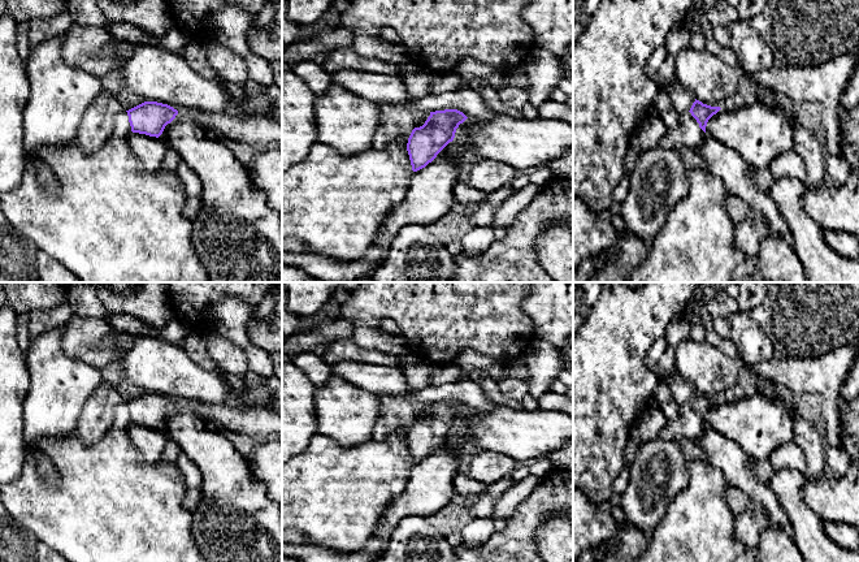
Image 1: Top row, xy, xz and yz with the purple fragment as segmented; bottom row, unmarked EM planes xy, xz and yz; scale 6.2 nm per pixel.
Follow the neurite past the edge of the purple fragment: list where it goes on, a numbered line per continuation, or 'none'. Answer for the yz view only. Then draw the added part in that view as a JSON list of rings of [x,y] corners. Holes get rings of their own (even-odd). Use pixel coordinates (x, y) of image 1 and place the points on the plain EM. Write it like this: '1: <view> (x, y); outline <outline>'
1: yz (686, 424); outline [[[686,402],[678,406],[677,416],[667,422],[659,438],[664,441],[676,441],[677,438],[694,441],[702,436],[704,429],[704,423],[691,405]]]

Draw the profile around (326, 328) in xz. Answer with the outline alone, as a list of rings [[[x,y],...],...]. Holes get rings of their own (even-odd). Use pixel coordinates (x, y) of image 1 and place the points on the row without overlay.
[[[325,312],[300,332],[285,337],[285,356],[292,360],[303,353],[313,351],[321,343],[348,338],[353,329],[353,324],[346,319]]]

